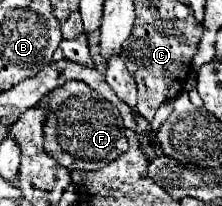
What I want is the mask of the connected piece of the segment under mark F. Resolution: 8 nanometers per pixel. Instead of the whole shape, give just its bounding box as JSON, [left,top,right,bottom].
[45,80,127,170]

